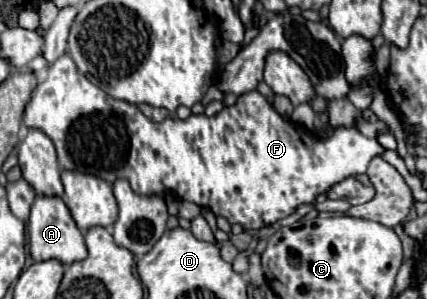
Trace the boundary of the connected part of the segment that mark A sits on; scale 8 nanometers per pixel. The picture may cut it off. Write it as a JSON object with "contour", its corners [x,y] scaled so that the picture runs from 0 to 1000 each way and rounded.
{"contour":[[[110,652],[82,659],[82,679],[73,692],[73,726],[68,726],[68,833],[82,873],[138,866],[143,880],[166,886],[176,873],[199,866],[204,826],[199,826],[194,779],[171,746],[171,726],[162,719],[162,699],[152,692],[143,659],[110,659]]]}

